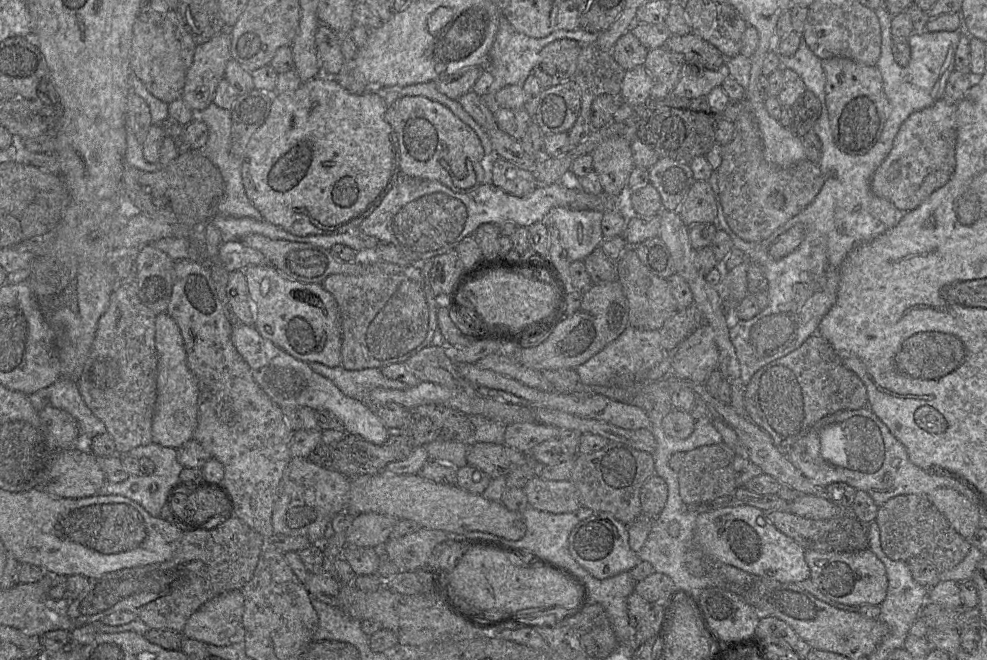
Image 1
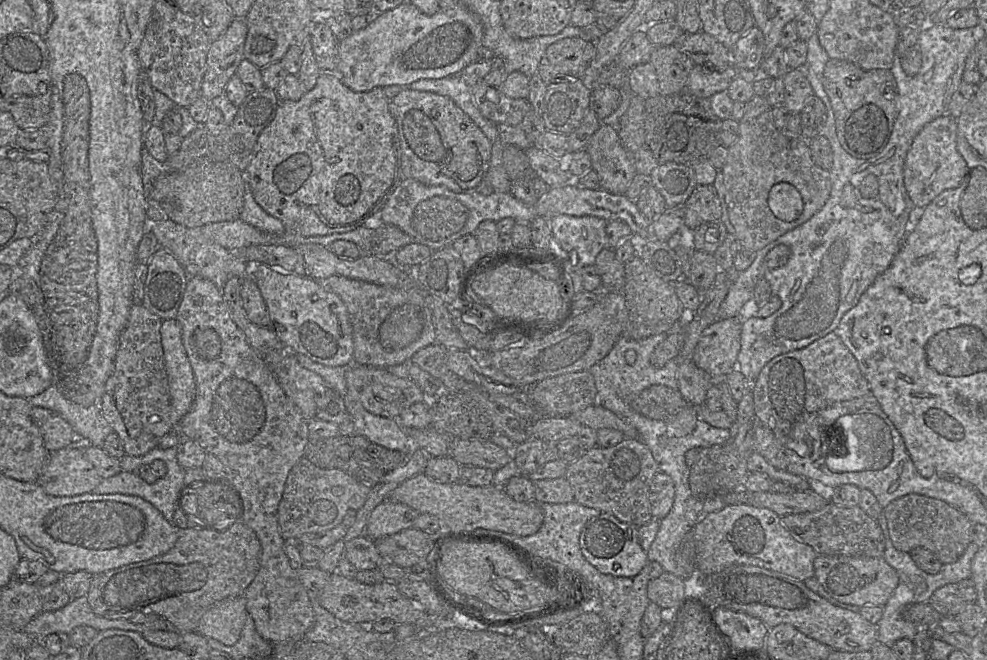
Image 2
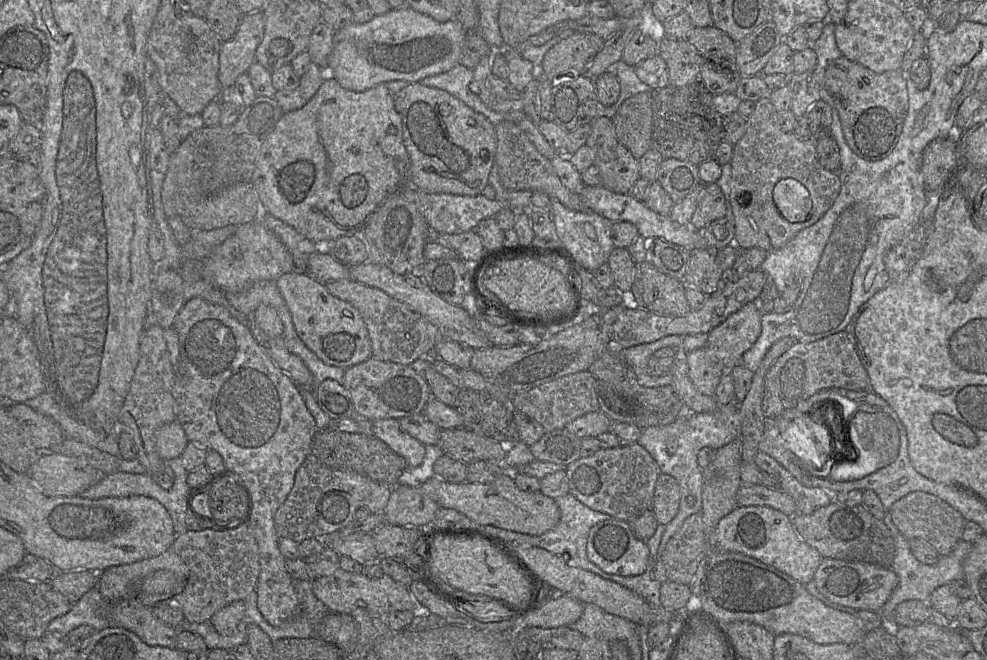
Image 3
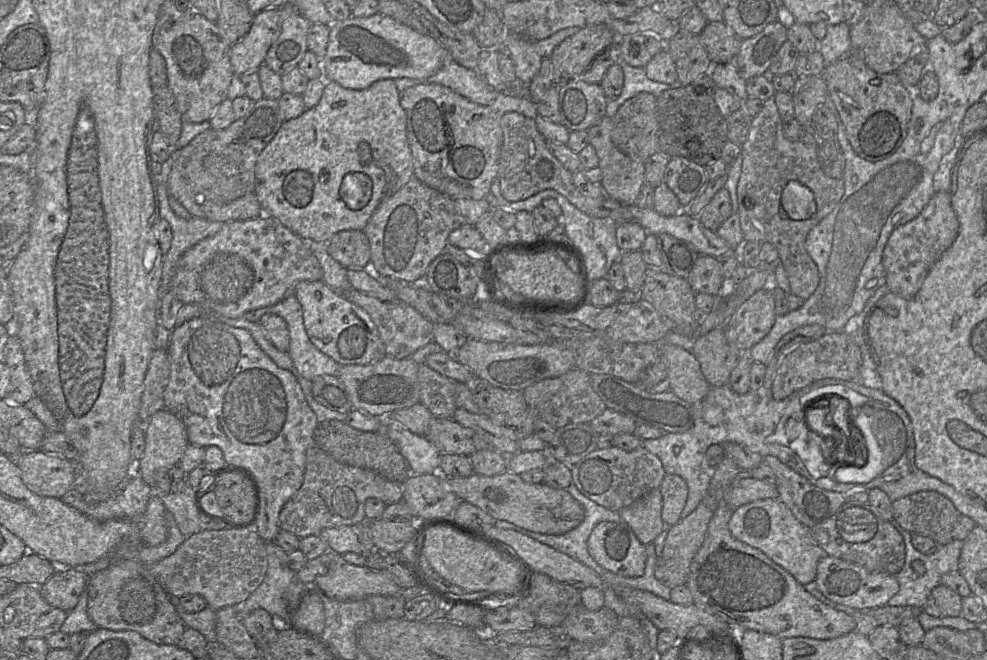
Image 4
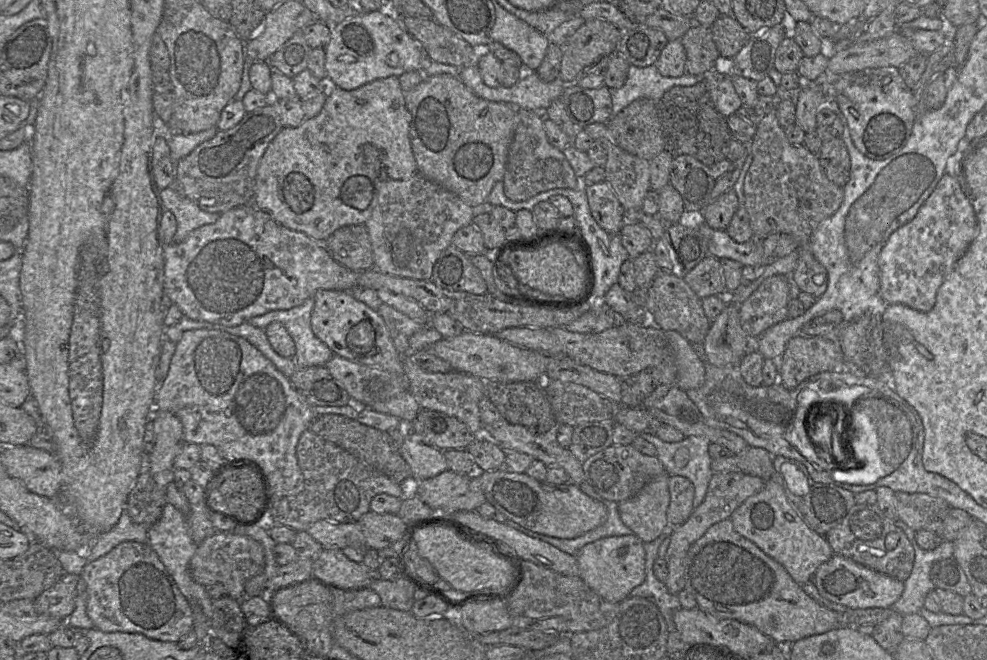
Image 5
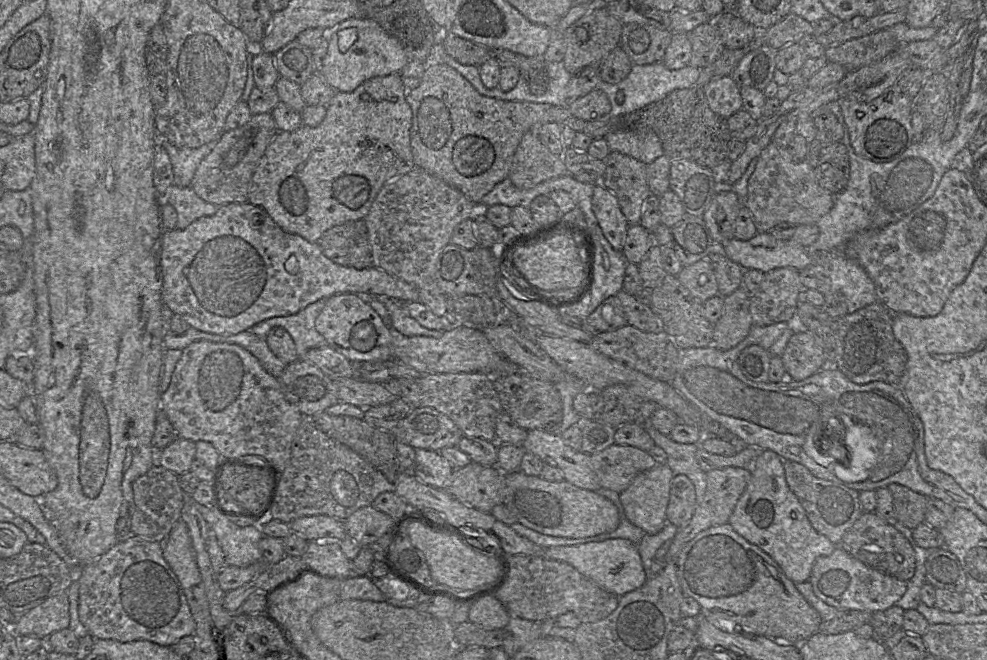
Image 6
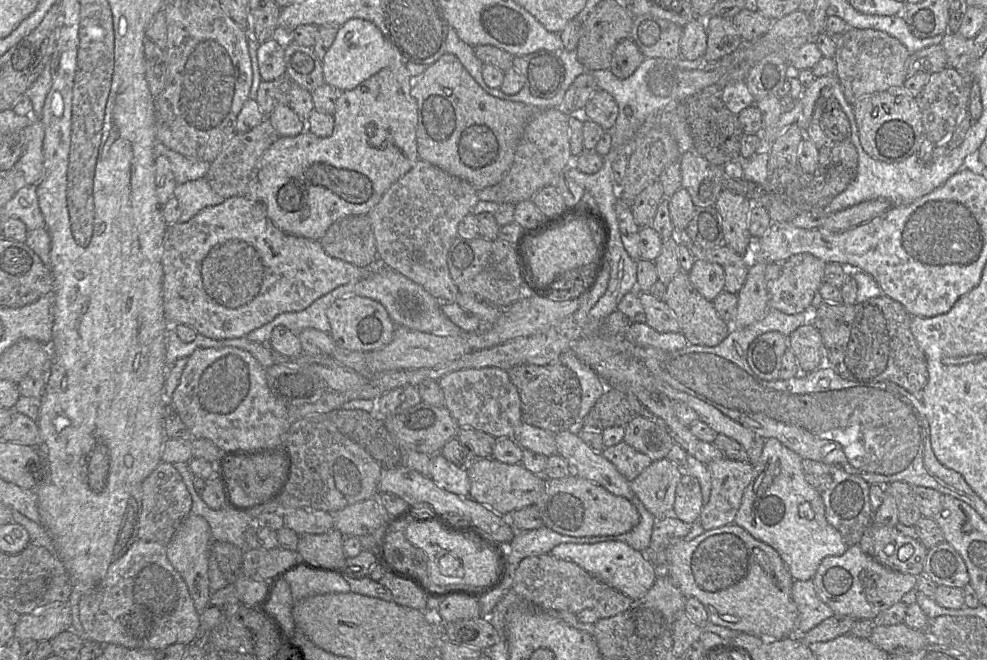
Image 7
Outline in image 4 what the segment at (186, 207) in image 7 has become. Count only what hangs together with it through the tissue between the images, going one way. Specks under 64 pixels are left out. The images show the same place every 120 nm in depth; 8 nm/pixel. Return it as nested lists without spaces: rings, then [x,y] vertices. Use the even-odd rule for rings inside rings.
[[[157,184],[157,194],[159,197],[160,217],[169,223],[172,230],[171,246],[164,255],[160,281],[161,298],[163,291],[170,289],[176,266],[181,256],[199,241],[218,233],[223,228],[223,223],[196,217],[182,219],[175,215],[170,207],[166,184]]]

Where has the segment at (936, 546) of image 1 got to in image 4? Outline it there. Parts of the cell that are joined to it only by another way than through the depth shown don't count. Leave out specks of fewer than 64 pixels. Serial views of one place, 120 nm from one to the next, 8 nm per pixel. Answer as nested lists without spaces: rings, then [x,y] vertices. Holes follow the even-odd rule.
[[[920,491],[892,501],[893,519],[911,534],[929,537],[942,546],[953,540],[952,530],[960,515],[952,502],[935,491]]]

